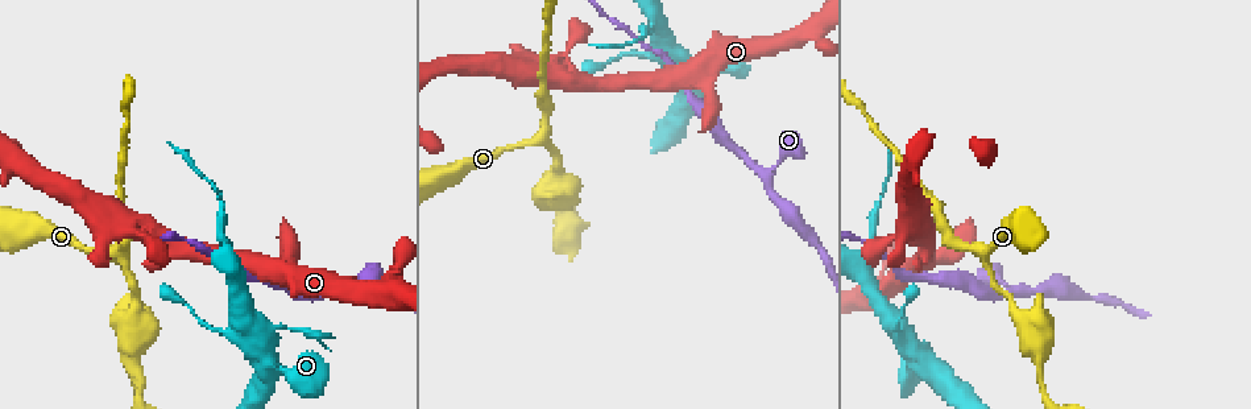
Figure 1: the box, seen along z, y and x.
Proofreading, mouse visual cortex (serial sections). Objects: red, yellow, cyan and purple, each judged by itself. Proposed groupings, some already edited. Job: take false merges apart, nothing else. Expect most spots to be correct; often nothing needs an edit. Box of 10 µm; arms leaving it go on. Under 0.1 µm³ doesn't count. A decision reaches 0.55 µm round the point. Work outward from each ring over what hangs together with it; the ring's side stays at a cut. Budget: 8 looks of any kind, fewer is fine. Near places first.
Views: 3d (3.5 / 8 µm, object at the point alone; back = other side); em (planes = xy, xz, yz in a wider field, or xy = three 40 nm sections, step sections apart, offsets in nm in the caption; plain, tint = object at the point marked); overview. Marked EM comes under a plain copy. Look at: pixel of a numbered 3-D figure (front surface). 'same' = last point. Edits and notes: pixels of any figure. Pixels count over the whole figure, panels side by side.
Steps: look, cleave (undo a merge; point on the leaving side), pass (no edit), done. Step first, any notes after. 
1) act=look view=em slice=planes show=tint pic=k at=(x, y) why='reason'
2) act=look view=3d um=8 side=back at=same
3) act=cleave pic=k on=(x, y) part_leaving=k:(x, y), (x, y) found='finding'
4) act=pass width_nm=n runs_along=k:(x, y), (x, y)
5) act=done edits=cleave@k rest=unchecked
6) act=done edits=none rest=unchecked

act=look view=3d um=3.5 pic=1 at=(1018, 288) why='two arms in line, one across'

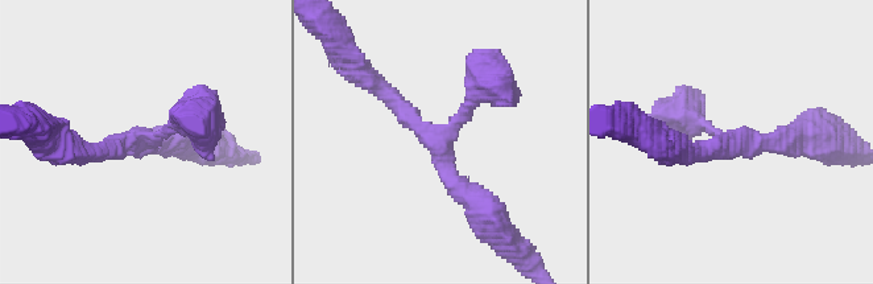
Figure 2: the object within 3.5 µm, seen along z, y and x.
act=look view=em slice=xy step=1 show=tint pic=2 at=(143, 138) arms=3 arm_widths_nm=200,300,350 why='need the tissue'

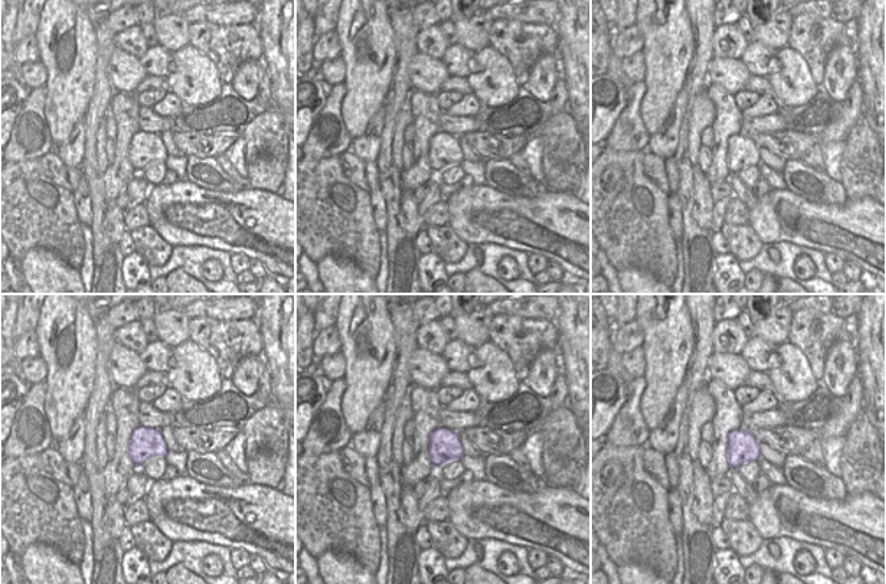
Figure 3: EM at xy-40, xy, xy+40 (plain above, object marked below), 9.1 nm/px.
act=pass runs_along=2:(189, 114), (160, 138), (75, 151) found='one cell here'

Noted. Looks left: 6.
act=look view=3d um=3.5 pic=1 at=(245, 328) why='thick turns thin'

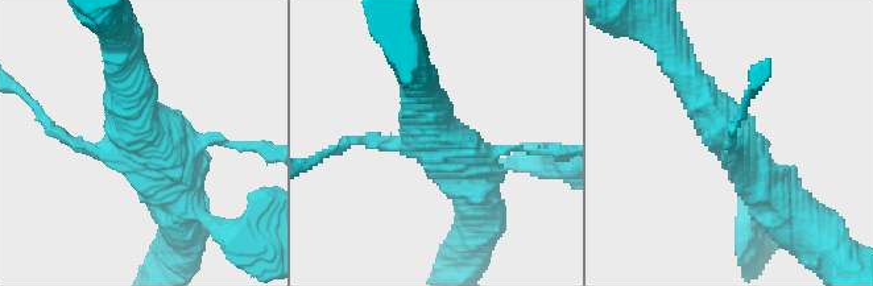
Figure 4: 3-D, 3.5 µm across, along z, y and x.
act=look view=em slice=xy step=3 show=tint pic=4 at=(441, 140)

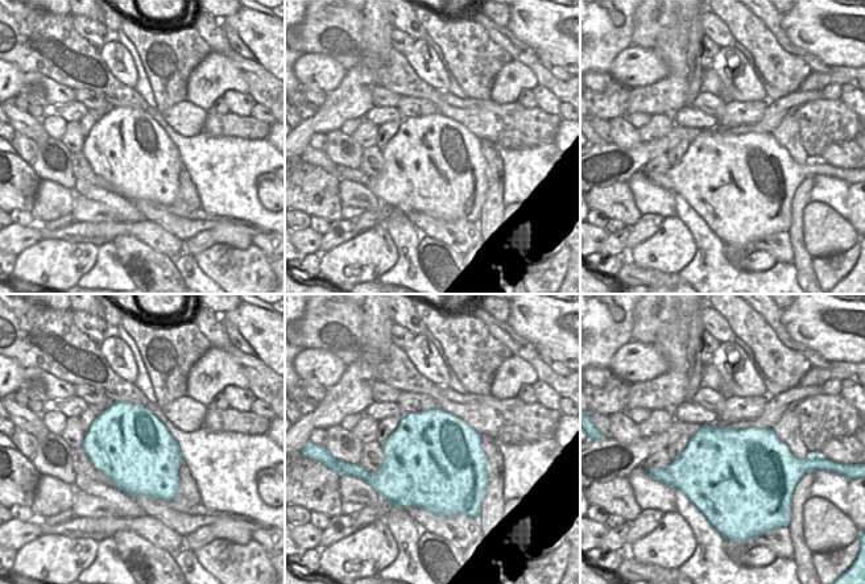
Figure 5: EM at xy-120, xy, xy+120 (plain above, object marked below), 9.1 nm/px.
act=pass runs_along=4:(770, 203), (773, 195), (682, 70) found='continuous, no second cell'

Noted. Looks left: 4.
act=look view=3d um=3.5 pic=1 at=(113, 252) why='a fork'

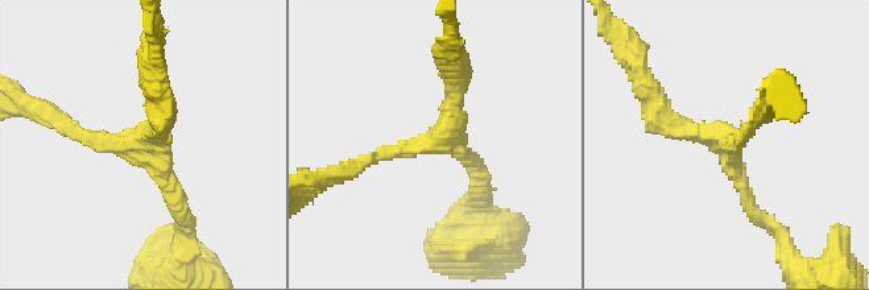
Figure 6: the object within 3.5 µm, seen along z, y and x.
act=look view=em slice=xy step=5 show=tint pic=6 at=(728, 139) arms=3 arm_widths_nm=200,200,250

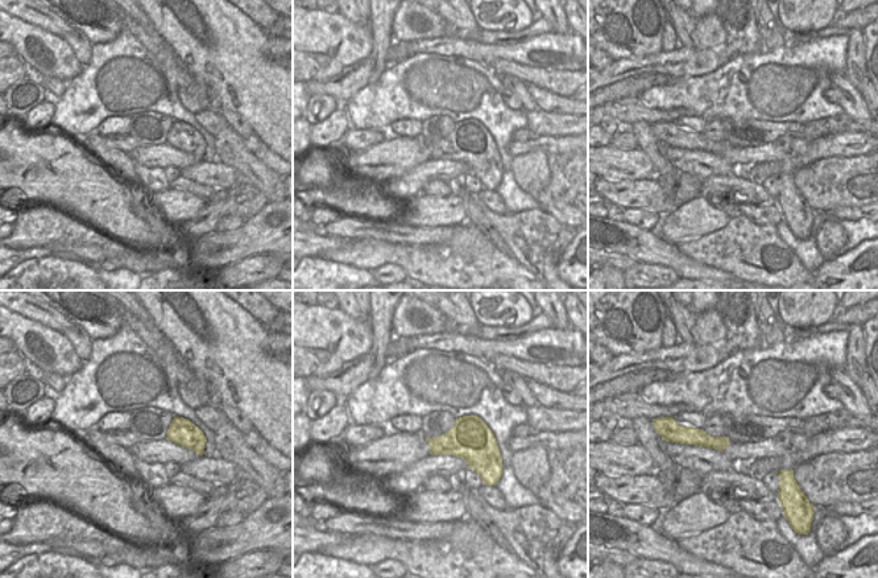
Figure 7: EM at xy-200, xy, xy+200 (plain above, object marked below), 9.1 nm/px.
act=pass runs_along=6:(63, 121), (140, 141), (181, 214) found='all the same cell'

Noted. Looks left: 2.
act=done edits=none rest=unchecked

